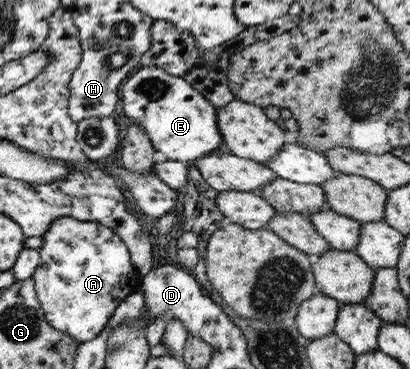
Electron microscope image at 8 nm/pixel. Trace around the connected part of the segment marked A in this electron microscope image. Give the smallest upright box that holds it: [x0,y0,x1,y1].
[33,217,142,343]

